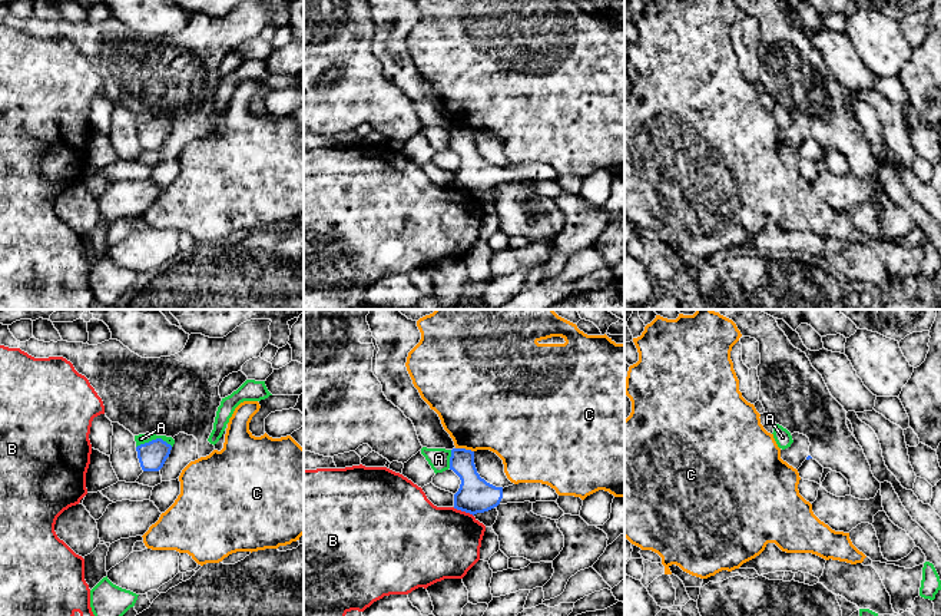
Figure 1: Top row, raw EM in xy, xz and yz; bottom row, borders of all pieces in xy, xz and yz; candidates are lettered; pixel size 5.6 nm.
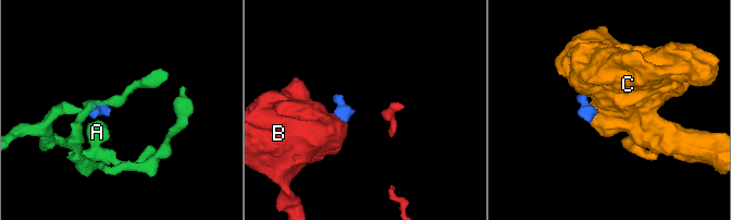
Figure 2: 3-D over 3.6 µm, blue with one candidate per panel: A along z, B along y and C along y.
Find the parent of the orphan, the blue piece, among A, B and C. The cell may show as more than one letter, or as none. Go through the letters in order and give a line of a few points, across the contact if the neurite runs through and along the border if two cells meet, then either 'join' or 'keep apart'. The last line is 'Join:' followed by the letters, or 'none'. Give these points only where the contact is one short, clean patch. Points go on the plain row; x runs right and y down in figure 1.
A: line xy (172, 125), (161, 118), (152, 118), (136, 126); keep apart
B: line xz (453, 186), (469, 191), (473, 195); keep apart
C: line xz (456, 126), (473, 131); keep apart
Join: none

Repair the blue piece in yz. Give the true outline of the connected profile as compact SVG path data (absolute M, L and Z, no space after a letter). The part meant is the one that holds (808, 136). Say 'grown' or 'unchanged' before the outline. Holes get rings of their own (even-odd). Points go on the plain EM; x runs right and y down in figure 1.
grown | M808 135L802 145L798 148L798 152L801 158L821 163L824 146L811 135Z

